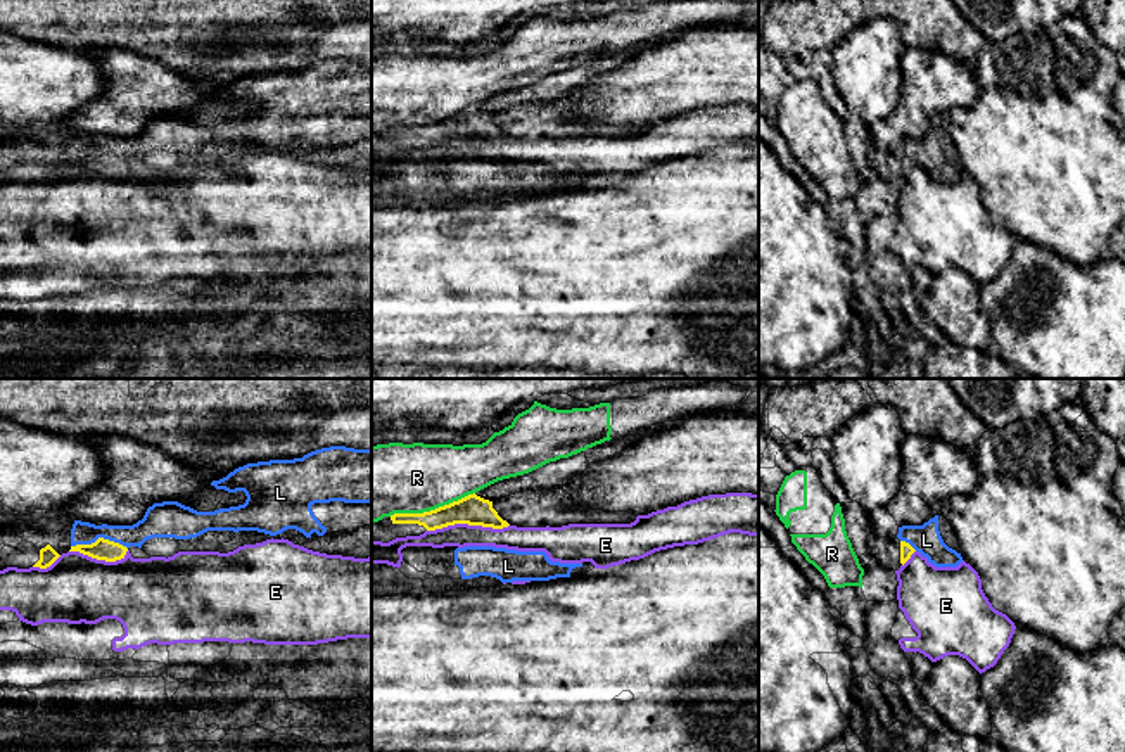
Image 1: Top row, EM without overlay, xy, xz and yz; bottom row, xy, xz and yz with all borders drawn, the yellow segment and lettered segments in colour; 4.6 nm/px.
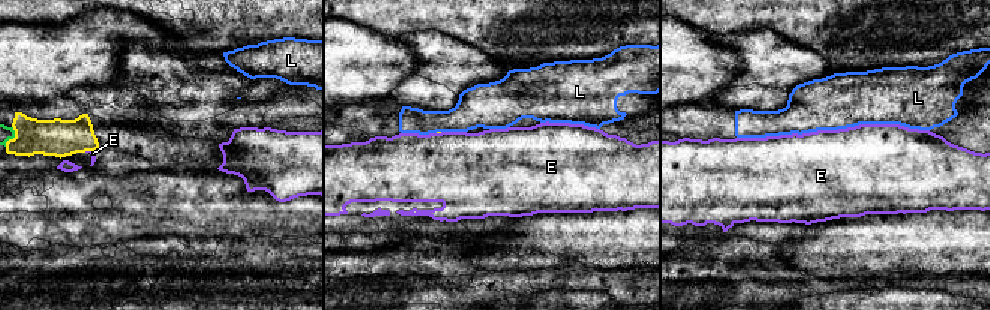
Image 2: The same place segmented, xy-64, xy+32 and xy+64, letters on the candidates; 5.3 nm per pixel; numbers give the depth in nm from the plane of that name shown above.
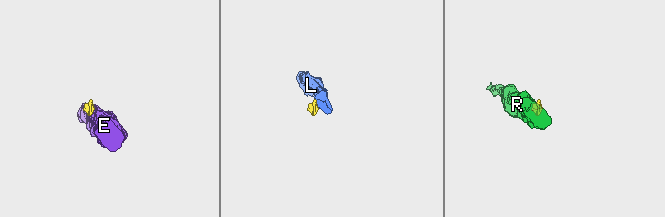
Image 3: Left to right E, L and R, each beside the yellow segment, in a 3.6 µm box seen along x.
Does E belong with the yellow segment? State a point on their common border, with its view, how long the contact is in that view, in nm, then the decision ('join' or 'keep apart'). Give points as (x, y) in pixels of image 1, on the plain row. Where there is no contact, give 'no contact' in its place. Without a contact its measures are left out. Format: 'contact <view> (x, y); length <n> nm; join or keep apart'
contact xz (467, 135); length 380 nm; keep apart

